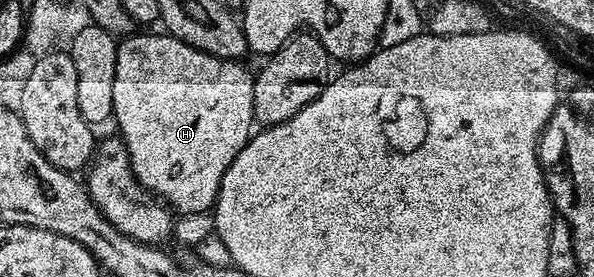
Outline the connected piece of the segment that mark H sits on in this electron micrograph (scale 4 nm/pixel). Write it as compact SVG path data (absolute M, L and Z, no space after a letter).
M131 34L118 45L118 57L116 58L116 82L112 85L112 106L114 107L113 123L118 123L117 135L126 143L128 158L130 159L130 169L134 171L135 178L141 182L154 196L158 197L163 204L169 206L175 213L183 212L186 216L198 216L201 212L209 213L213 209L214 203L218 200L220 182L232 166L236 154L244 150L244 146L249 142L252 133L256 128L254 118L254 76L245 68L245 63L237 60L225 60L216 58L212 54L204 54L184 42L180 42L176 37L169 34L162 36L138 36Z

